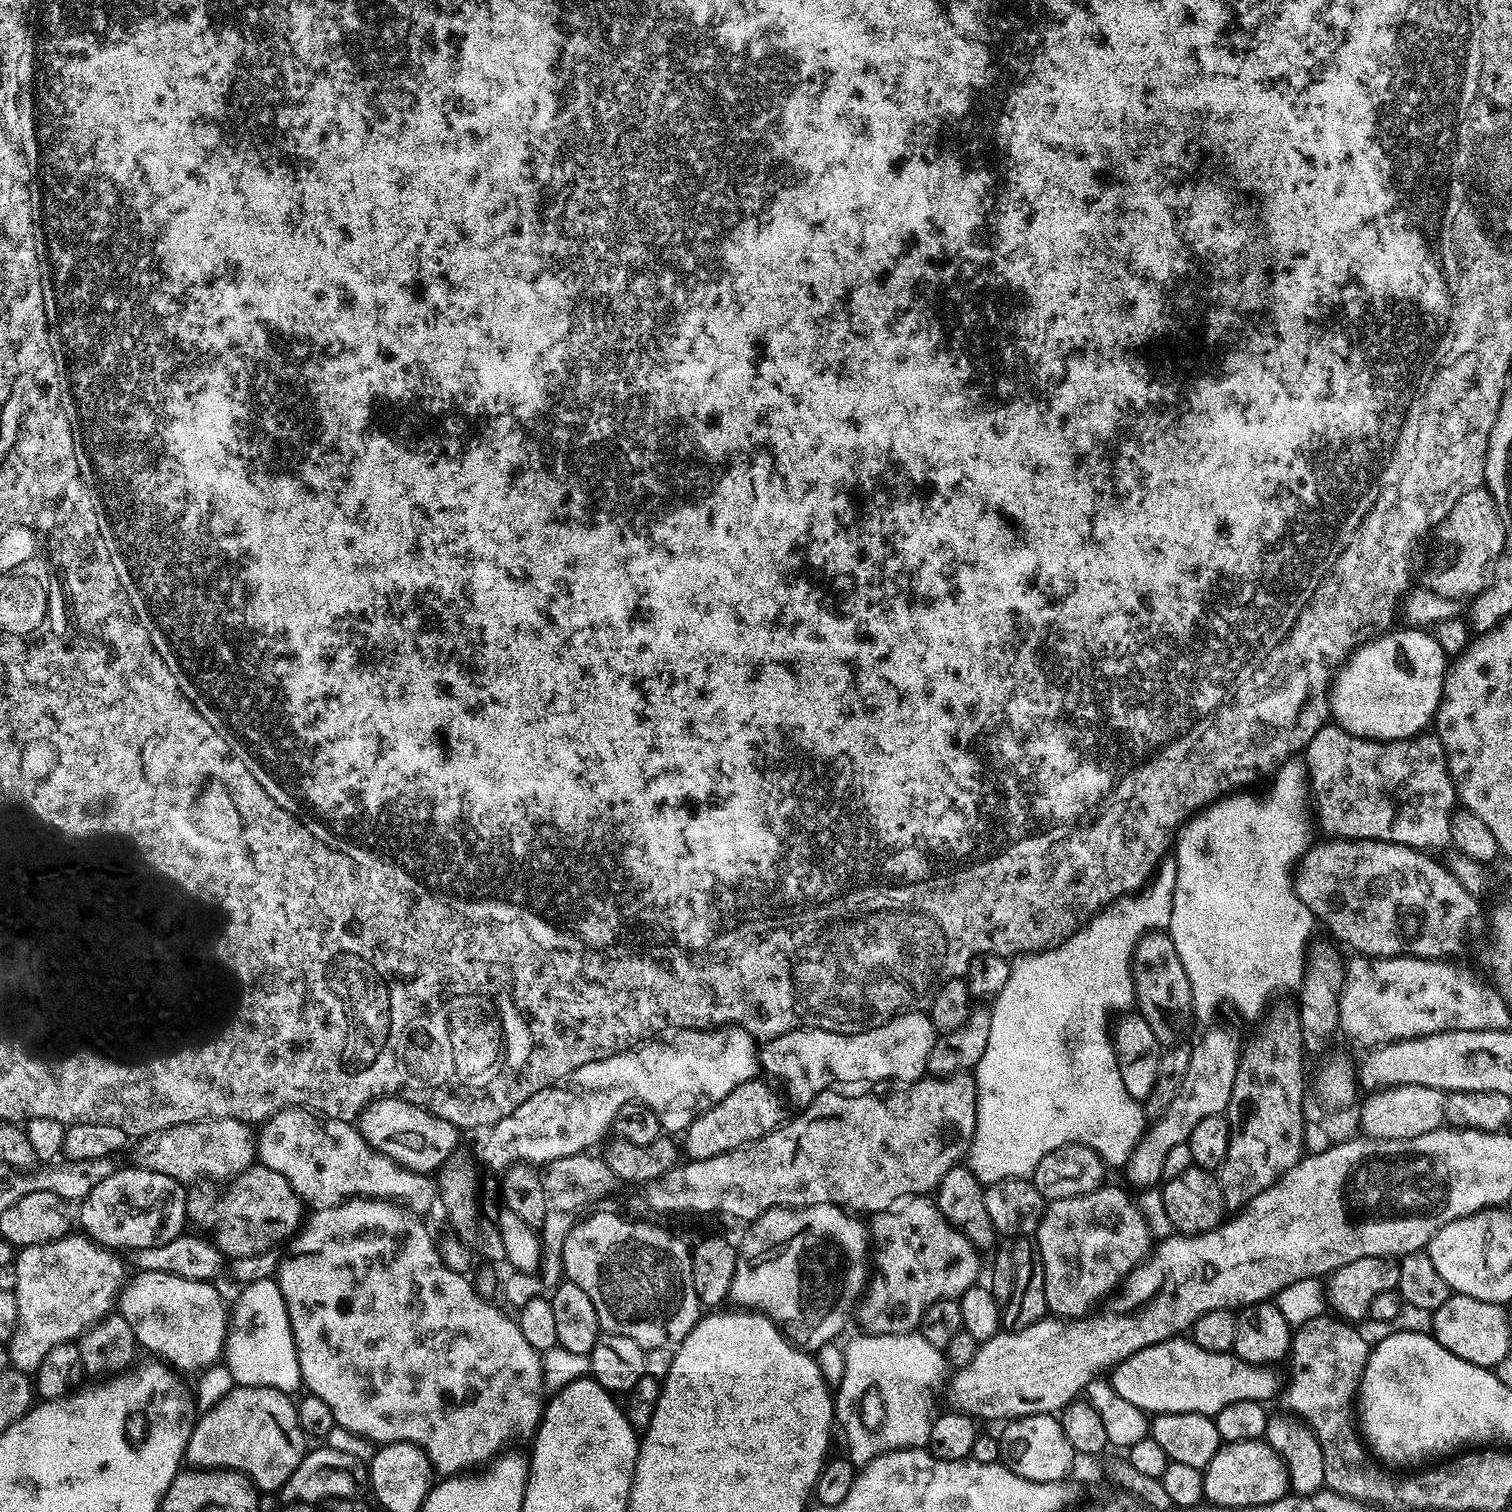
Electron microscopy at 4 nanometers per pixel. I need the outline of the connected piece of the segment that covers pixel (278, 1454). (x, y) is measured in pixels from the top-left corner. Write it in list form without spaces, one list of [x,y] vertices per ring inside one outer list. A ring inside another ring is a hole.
[[[236,1384],[213,1408],[199,1413],[198,1419],[192,1425],[184,1458],[196,1470],[240,1472],[251,1480],[261,1493],[276,1494],[286,1482],[286,1478],[290,1478],[290,1474],[298,1470],[298,1462],[302,1462],[306,1451],[304,1442],[306,1442],[306,1435],[299,1425],[296,1404],[289,1393],[266,1386]]]

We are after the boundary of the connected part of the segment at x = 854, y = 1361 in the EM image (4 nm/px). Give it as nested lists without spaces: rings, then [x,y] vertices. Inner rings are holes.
[[[919,1331],[859,1335],[844,1348],[844,1373],[840,1389],[834,1392],[834,1416],[848,1443],[847,1459],[863,1466],[887,1452],[927,1445],[938,1412],[936,1395],[949,1379],[950,1365],[945,1353],[930,1346]]]

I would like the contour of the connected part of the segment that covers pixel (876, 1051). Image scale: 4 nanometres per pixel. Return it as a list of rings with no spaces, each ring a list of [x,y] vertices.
[[[927,1011],[904,1012],[874,1030],[849,1036],[817,1028],[793,1028],[792,1031],[767,1041],[759,1049],[758,1064],[784,1087],[785,1094],[797,1104],[796,1106],[803,1106],[833,1086],[844,1086],[840,1084],[860,1084],[863,1080],[897,1080],[900,1086],[916,1083],[928,1072],[930,1050],[937,1035],[937,1030],[932,1025],[932,1017]]]

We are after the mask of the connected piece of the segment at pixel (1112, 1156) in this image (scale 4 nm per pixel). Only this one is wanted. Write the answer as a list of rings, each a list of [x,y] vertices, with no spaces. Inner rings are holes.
[[[1165,858],[1160,861],[1158,871],[1155,873],[1154,879],[1143,890],[1130,895],[1121,896],[1120,899],[1115,900],[1114,903],[1108,905],[1107,908],[1101,908],[1095,916],[1091,917],[1087,922],[1080,925],[1071,936],[1062,944],[1055,945],[1046,949],[1044,952],[1029,952],[1026,956],[1017,956],[1012,960],[1012,969],[1010,970],[1010,979],[1006,982],[1006,986],[1002,988],[1000,993],[994,997],[990,1004],[990,1038],[986,1038],[986,1051],[982,1053],[982,1058],[978,1062],[978,1066],[974,1069],[974,1079],[976,1081],[976,1129],[972,1135],[972,1144],[968,1147],[966,1153],[967,1167],[972,1169],[973,1174],[980,1179],[981,1184],[987,1186],[989,1184],[997,1184],[1000,1180],[1009,1180],[1015,1176],[1021,1178],[1031,1177],[1032,1171],[1038,1166],[1038,1162],[1042,1162],[1042,1158],[1046,1158],[1046,1154],[1050,1154],[1050,1150],[1058,1150],[1059,1148],[1066,1148],[1070,1144],[1081,1144],[1086,1146],[1090,1150],[1097,1152],[1104,1160],[1105,1165],[1109,1169],[1119,1166],[1127,1165],[1130,1154],[1134,1150],[1134,1146],[1140,1141],[1141,1136],[1146,1131],[1146,1121],[1144,1118],[1144,1110],[1141,1101],[1130,1098],[1130,1094],[1126,1094],[1126,1086],[1122,1086],[1122,1074],[1118,1070],[1118,1062],[1116,1061],[1116,1050],[1114,1047],[1113,1037],[1110,1035],[1110,1028],[1108,1032],[1108,1015],[1111,1012],[1120,1012],[1124,1014],[1129,1011],[1136,1003],[1136,982],[1132,977],[1132,956],[1135,955],[1137,948],[1140,946],[1141,940],[1145,936],[1153,933],[1158,933],[1161,930],[1167,930],[1170,926],[1170,910],[1172,909],[1172,903],[1174,902],[1174,886],[1176,885],[1176,861],[1172,858]]]

